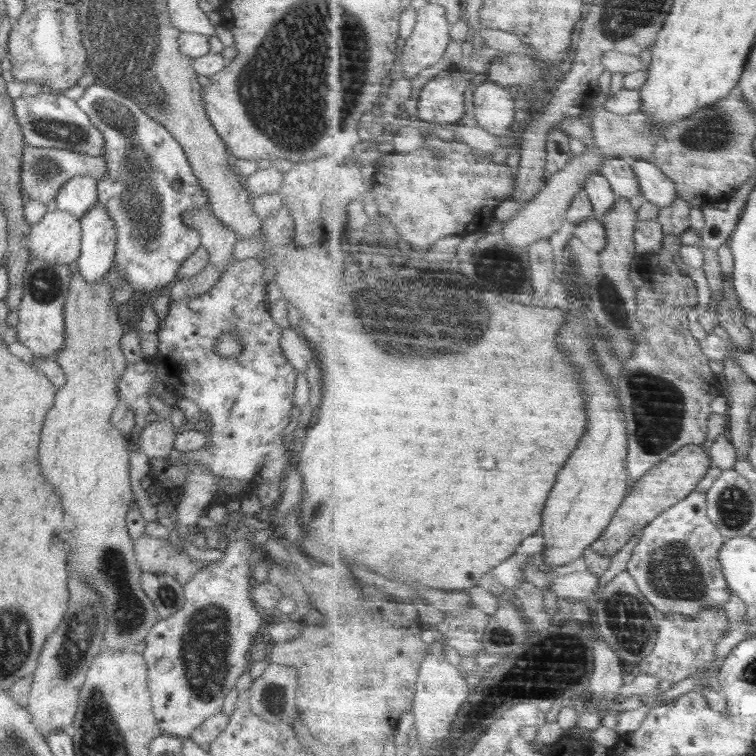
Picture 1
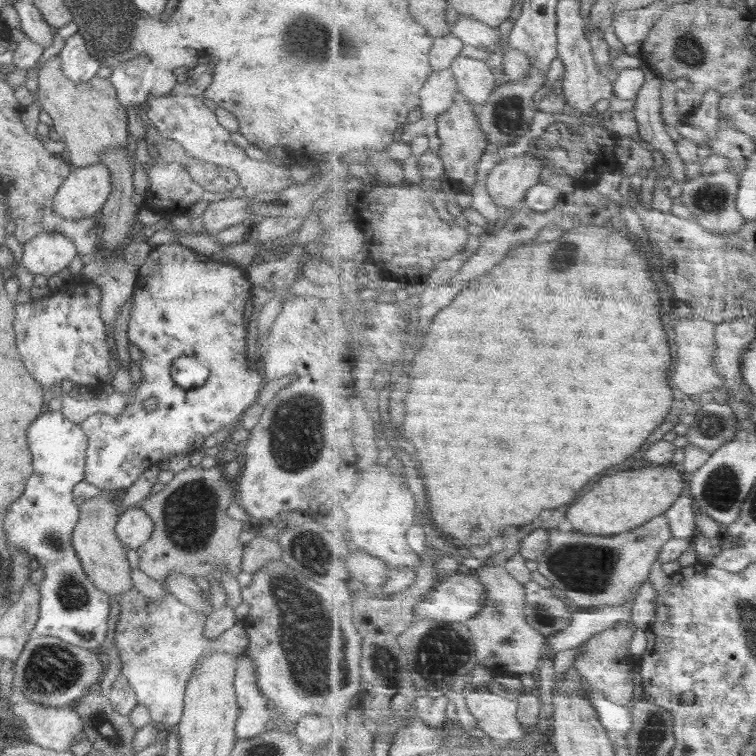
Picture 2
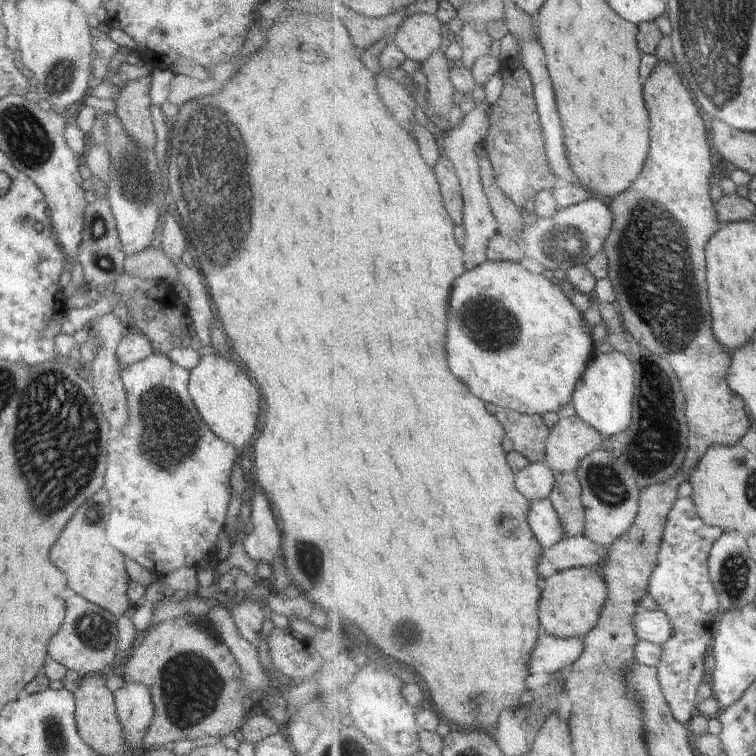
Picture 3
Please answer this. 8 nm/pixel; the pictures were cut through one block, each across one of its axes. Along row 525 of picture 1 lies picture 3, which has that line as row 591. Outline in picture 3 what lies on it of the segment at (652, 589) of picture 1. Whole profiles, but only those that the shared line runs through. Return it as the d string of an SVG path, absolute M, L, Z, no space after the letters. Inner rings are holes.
M679 497L670 514L658 566L648 586L648 594L674 622L674 634L666 644L662 644L664 654L657 669L674 716L687 726L698 713L698 688L710 680L706 674L704 656L706 658L712 652L721 607L711 576L710 560L712 549L724 534L725 530L720 526L710 526L704 522L693 498Z

